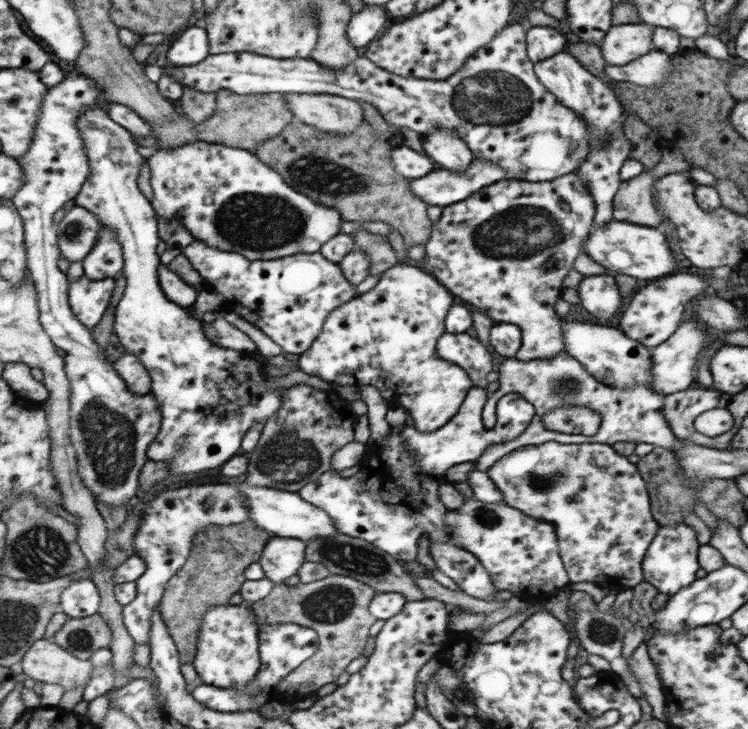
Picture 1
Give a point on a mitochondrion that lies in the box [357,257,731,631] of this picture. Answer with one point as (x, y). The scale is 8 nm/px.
(541, 482)

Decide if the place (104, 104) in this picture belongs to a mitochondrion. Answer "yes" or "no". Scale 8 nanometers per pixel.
no

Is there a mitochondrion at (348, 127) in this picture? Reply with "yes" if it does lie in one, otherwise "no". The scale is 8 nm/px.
no

